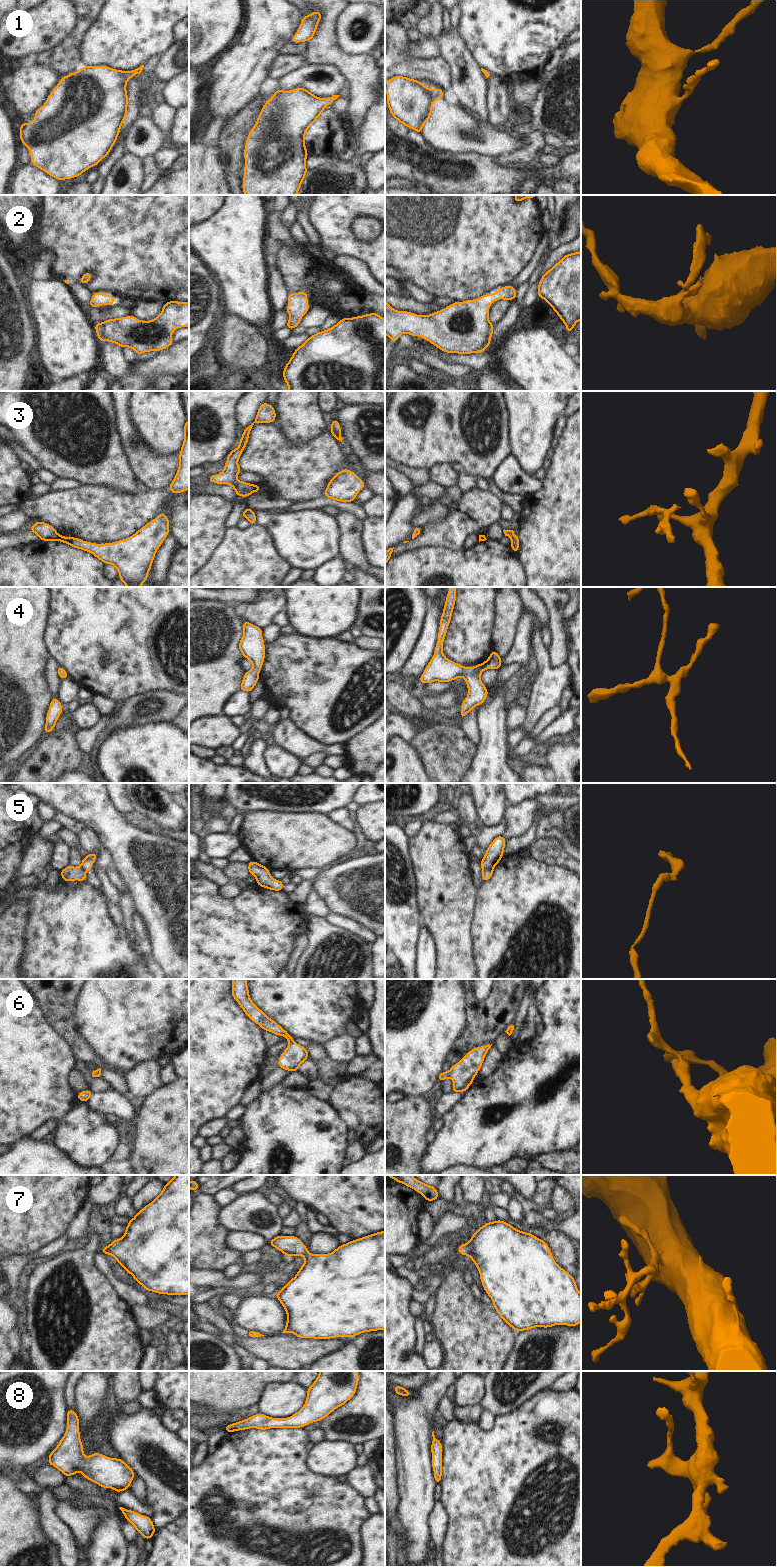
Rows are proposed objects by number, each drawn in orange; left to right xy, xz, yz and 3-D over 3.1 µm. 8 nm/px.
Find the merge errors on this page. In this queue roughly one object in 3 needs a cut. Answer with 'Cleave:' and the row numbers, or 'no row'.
Cleave: 3, 5

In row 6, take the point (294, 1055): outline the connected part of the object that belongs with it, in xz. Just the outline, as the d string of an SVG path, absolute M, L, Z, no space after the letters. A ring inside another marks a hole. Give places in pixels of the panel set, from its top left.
M232 979L232 996L238 1002L244 1013L263 1031L270 1031L278 1036L284 1036L289 1046L278 1059L280 1068L290 1072L298 1071L299 1066L309 1058L307 1049L295 1042L292 1036L279 1024L269 1018L261 1009L254 1005L250 999L247 979Z

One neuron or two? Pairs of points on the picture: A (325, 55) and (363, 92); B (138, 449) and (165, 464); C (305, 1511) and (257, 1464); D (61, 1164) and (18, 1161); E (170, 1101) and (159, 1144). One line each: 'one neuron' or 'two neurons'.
A: one neuron
B: one neuron
C: one neuron
D: one neuron
E: one neuron

